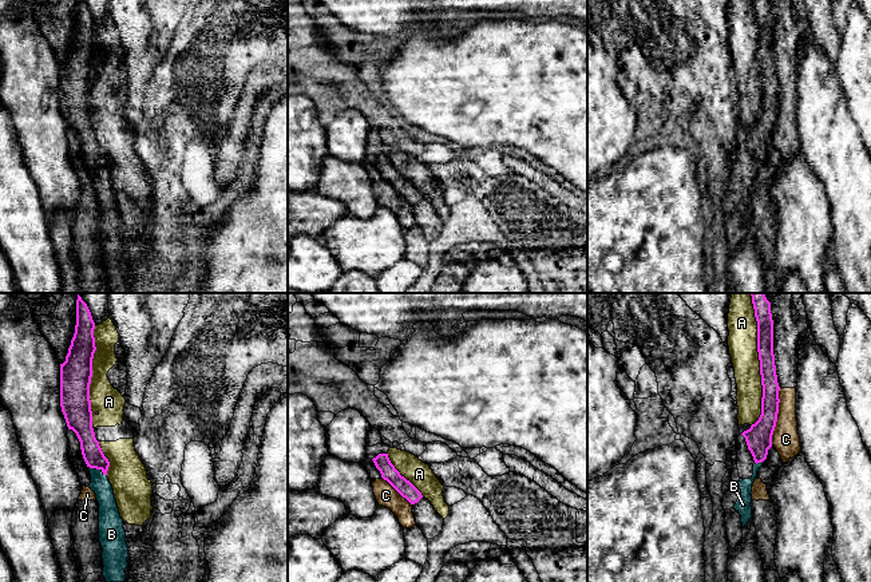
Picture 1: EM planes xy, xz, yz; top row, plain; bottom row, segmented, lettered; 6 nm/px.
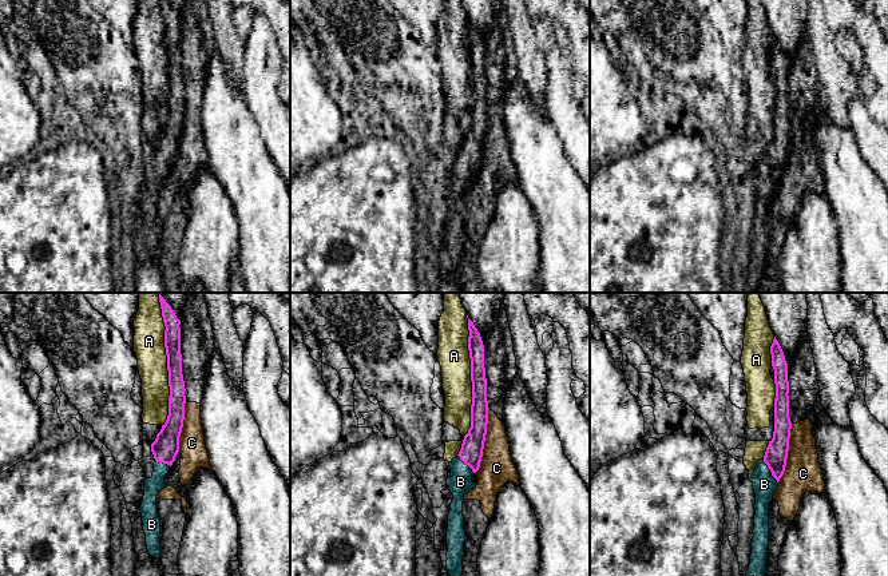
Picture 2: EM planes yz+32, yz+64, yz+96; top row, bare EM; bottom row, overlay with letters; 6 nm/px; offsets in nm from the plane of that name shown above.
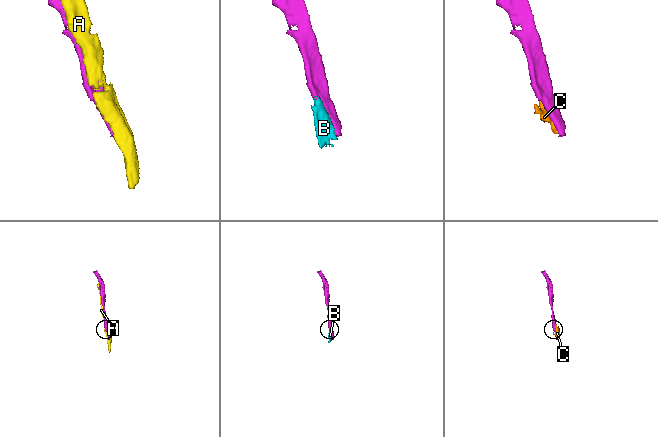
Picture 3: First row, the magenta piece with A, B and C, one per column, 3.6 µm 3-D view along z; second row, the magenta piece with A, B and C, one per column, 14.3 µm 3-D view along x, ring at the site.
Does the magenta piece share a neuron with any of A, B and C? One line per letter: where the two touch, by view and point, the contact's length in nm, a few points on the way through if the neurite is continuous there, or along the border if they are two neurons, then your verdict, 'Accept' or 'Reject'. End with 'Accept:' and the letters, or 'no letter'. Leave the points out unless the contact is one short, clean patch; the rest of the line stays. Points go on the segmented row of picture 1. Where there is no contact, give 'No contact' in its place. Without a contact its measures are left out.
A: Touches magenta at yz (759, 359). Shared border 800 nm. Reject
B: Touches magenta at xy (97, 468). Shared border 130 nm. Accept
C: Touches magenta at yz (776, 416). Shared border 360 nm. Reject
Accept: B

